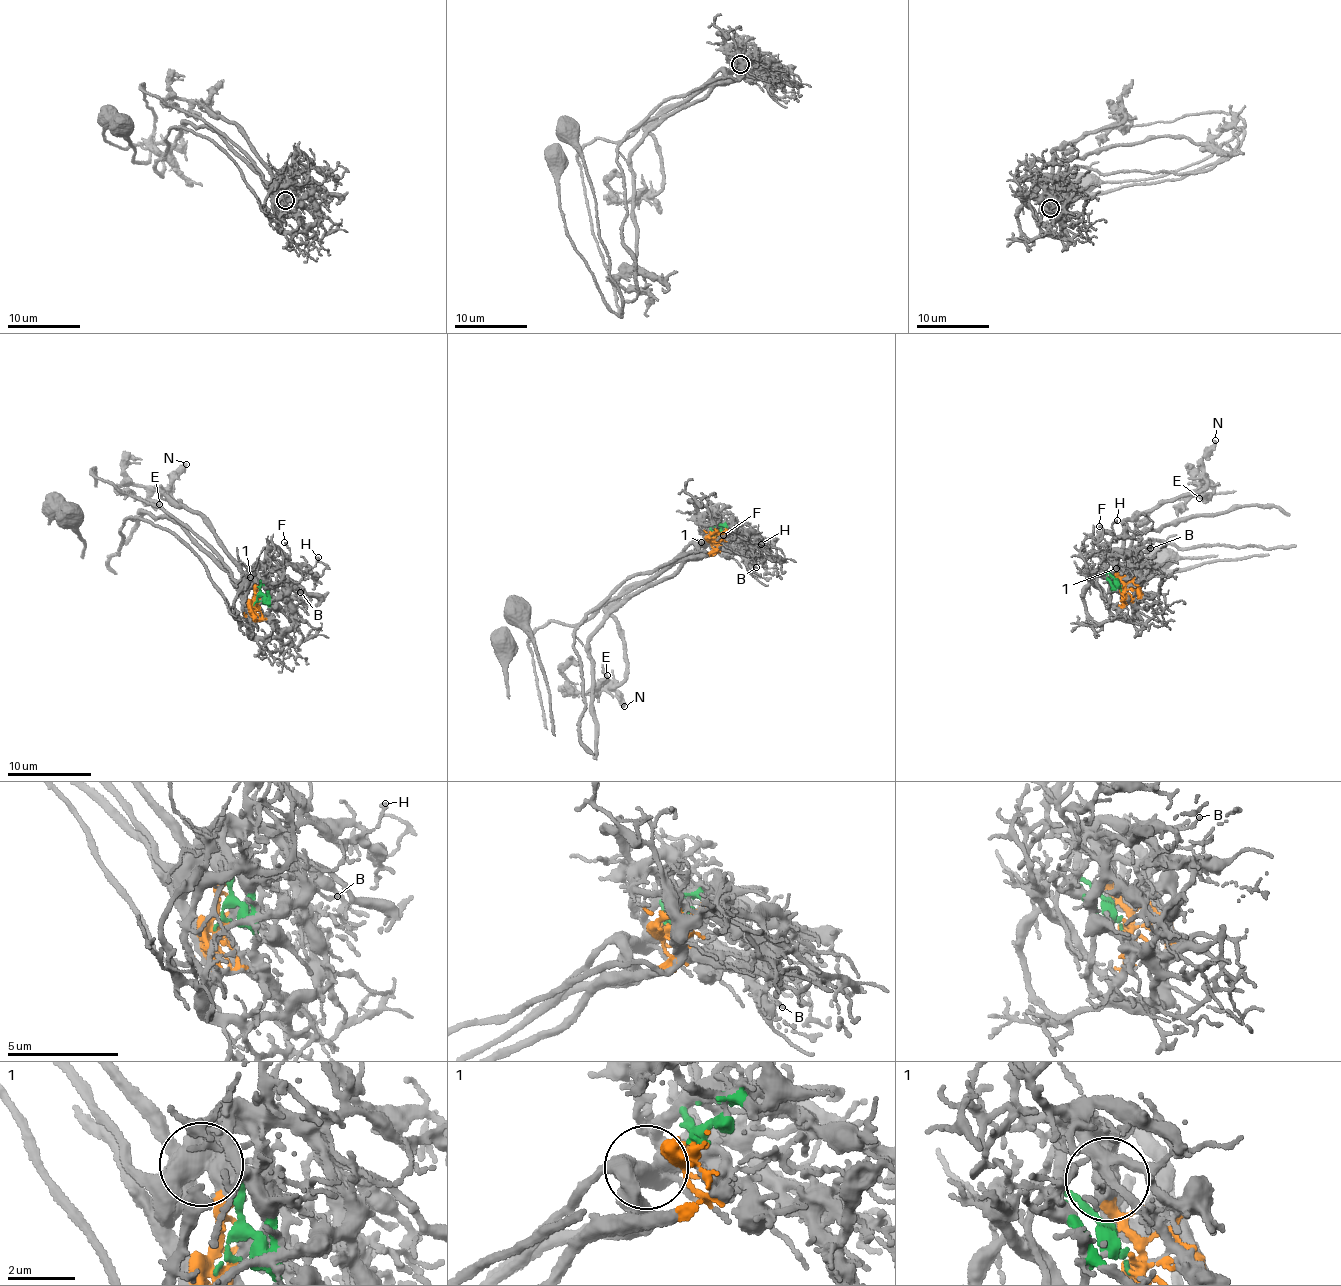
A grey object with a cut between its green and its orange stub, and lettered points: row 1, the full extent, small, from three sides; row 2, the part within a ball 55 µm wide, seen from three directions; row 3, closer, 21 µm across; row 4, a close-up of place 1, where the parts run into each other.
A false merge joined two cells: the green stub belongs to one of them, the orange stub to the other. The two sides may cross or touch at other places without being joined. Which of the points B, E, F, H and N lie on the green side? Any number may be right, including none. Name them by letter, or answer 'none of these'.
B, E, F, H, N

